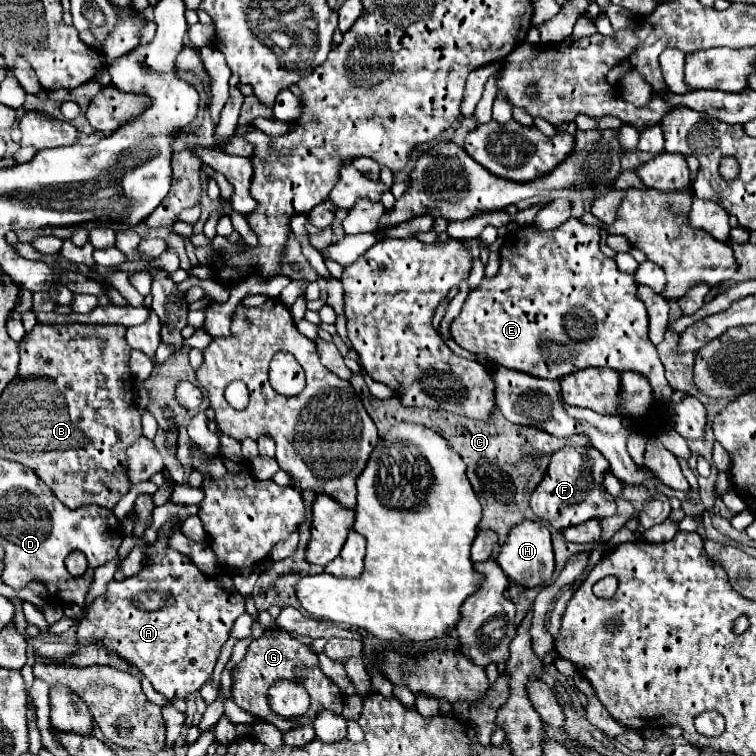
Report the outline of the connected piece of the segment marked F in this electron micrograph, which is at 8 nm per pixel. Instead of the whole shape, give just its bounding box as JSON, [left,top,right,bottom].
[530,447,616,531]

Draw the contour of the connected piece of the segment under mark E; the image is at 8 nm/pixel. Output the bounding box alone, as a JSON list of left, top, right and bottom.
[452,217,672,403]

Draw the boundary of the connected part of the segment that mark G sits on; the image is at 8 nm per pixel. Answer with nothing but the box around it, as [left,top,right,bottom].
[232,629,344,733]

